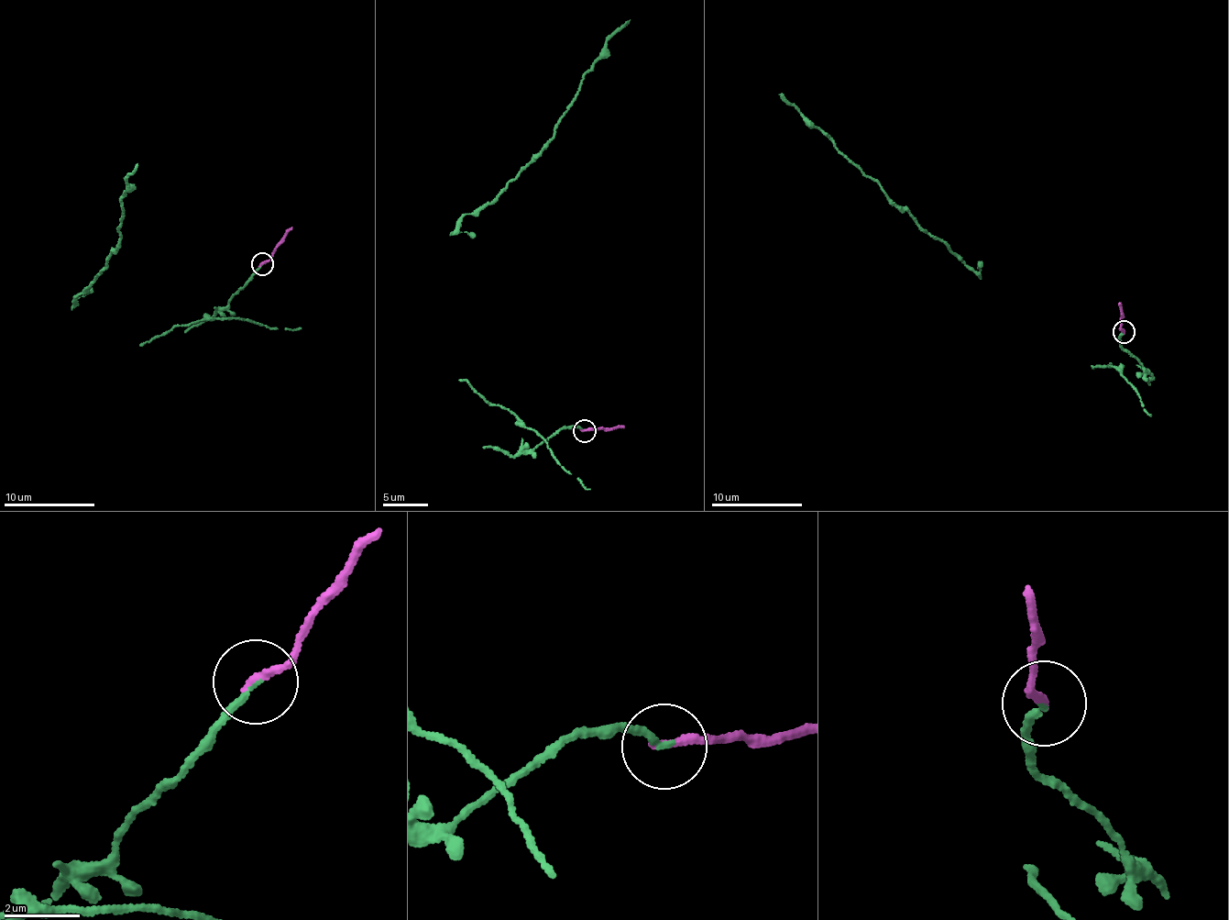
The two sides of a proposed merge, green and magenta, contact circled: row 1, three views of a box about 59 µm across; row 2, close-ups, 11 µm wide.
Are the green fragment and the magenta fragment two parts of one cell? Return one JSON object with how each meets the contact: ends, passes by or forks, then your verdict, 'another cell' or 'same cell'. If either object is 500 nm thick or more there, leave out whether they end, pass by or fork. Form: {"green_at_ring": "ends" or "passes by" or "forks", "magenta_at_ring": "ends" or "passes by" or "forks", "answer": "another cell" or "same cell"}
{"green_at_ring": "ends", "magenta_at_ring": "ends", "answer": "same cell"}

